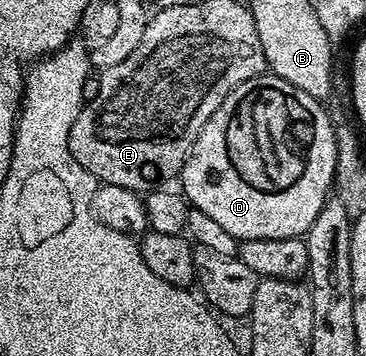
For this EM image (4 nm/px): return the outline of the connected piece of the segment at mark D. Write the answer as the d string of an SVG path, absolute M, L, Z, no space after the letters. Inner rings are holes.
M263 74L240 82L240 86L236 86L236 90L232 90L232 94L228 94L228 98L220 102L220 110L216 110L216 114L208 118L204 130L200 130L190 156L184 162L180 173L180 181L182 180L180 191L186 197L190 207L204 210L208 218L214 219L223 230L228 230L228 234L232 234L240 242L243 240L275 240L293 236L305 237L312 222L316 222L316 214L320 214L320 210L331 195L338 174L338 163L336 162L338 147L334 137L335 121L326 111L323 101L317 100L314 106L316 128L318 128L316 138L320 138L320 144L328 142L326 158L324 158L324 152L322 154L310 152L308 170L304 172L302 180L294 184L292 188L284 188L294 180L296 170L288 170L290 164L282 164L282 162L292 162L292 160L282 160L284 158L282 154L286 156L292 154L296 160L300 160L302 152L298 152L300 146L292 146L292 152L276 154L274 152L276 142L272 142L270 146L266 144L268 140L266 134L268 130L272 130L270 128L272 124L270 124L270 112L262 108L270 106L268 98L278 98L278 100L280 98L300 98L306 104L312 102L312 94L304 94L304 90L292 86L292 82L284 82L284 78L273 74ZM256 122L260 122L260 134L262 134L258 142L264 142L264 144L250 148L250 168L254 170L248 170L248 144L252 146L252 140L248 140L248 124L256 126ZM226 128L228 128L228 146L232 150L230 162L226 162L226 154L224 154L226 152L224 150ZM224 164L234 164L234 168L224 170Z

